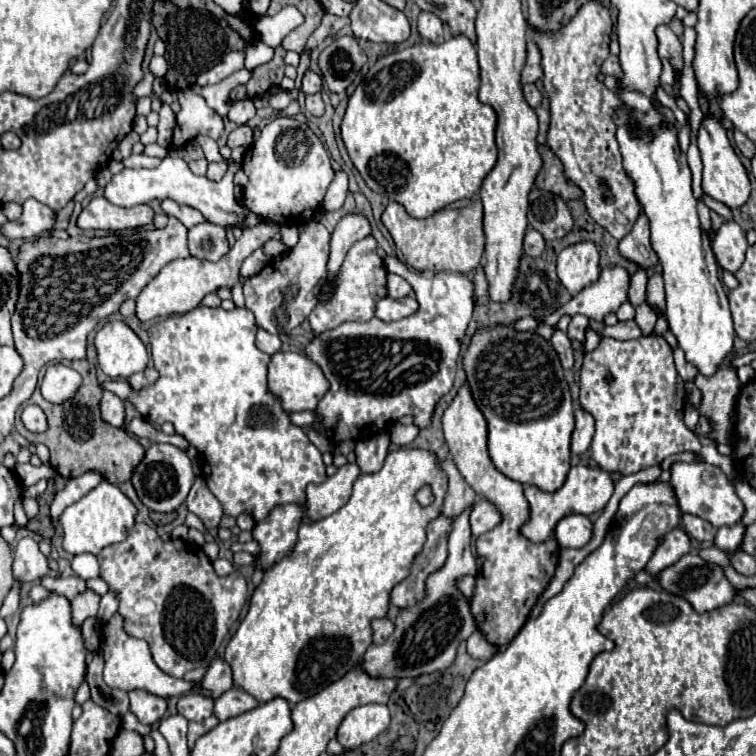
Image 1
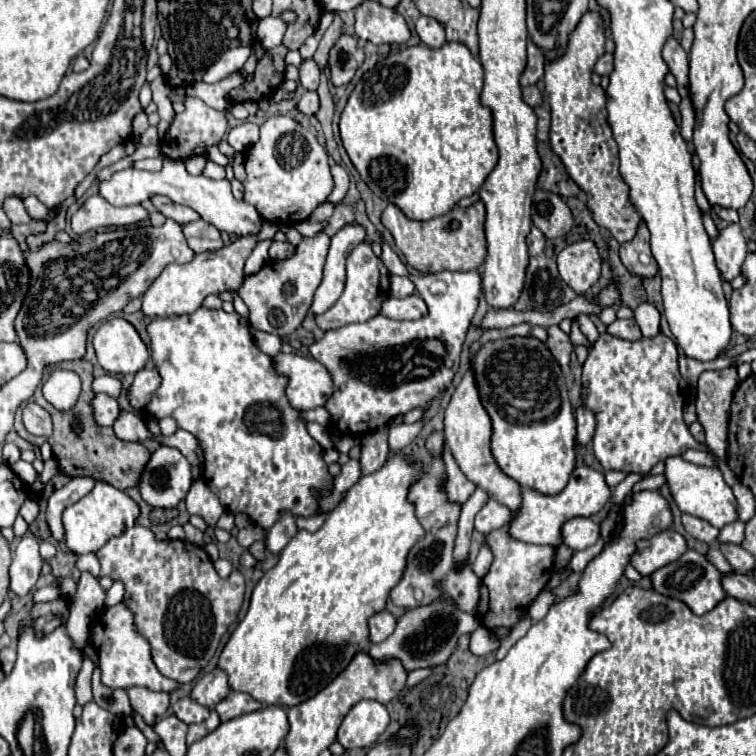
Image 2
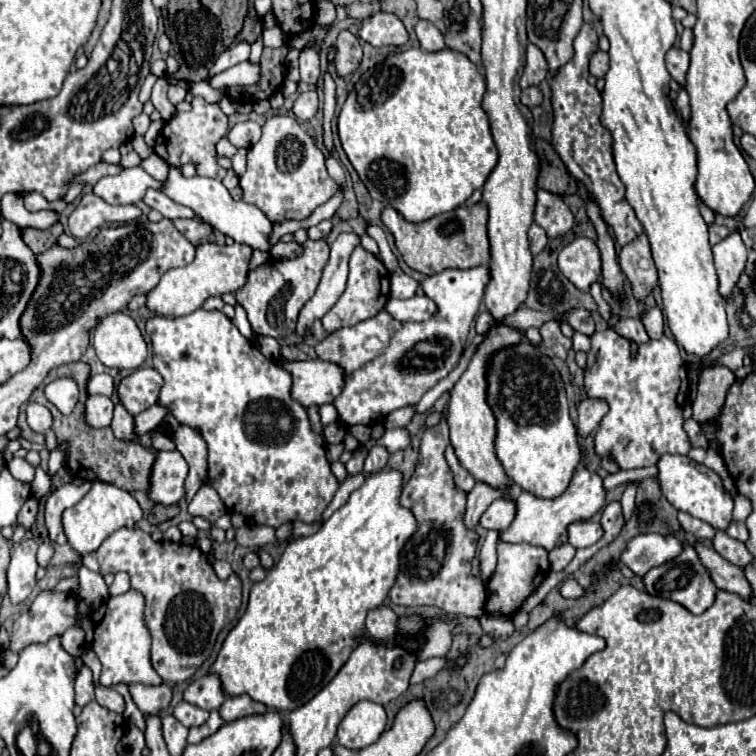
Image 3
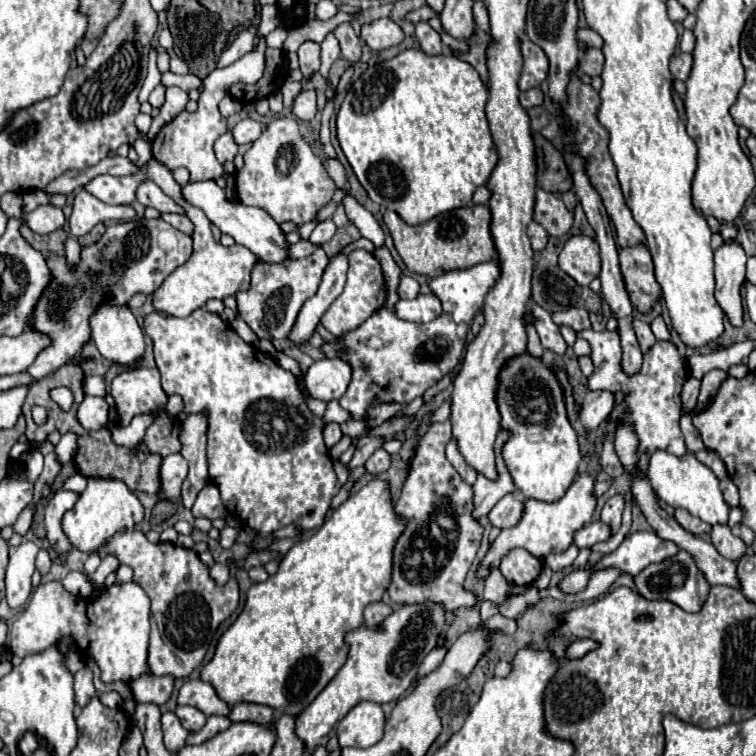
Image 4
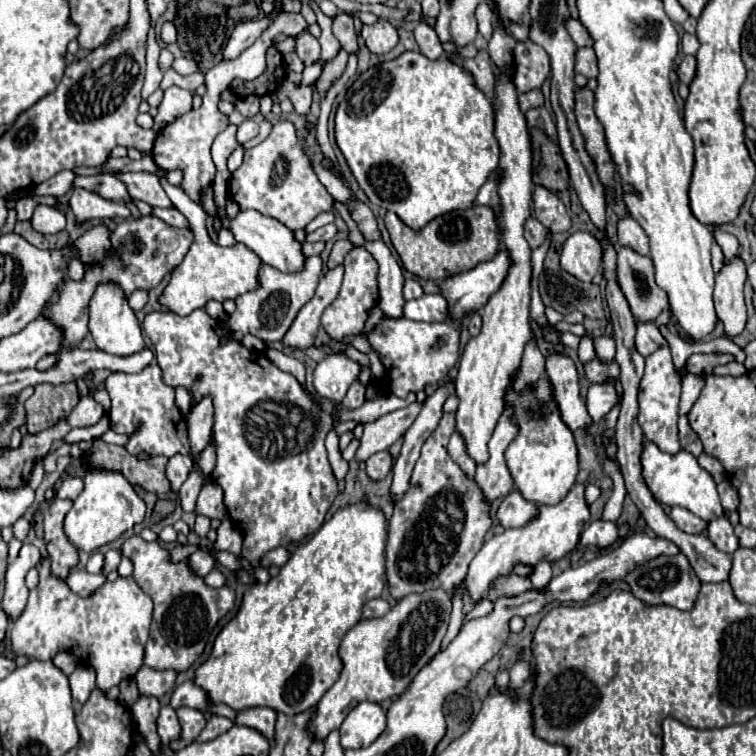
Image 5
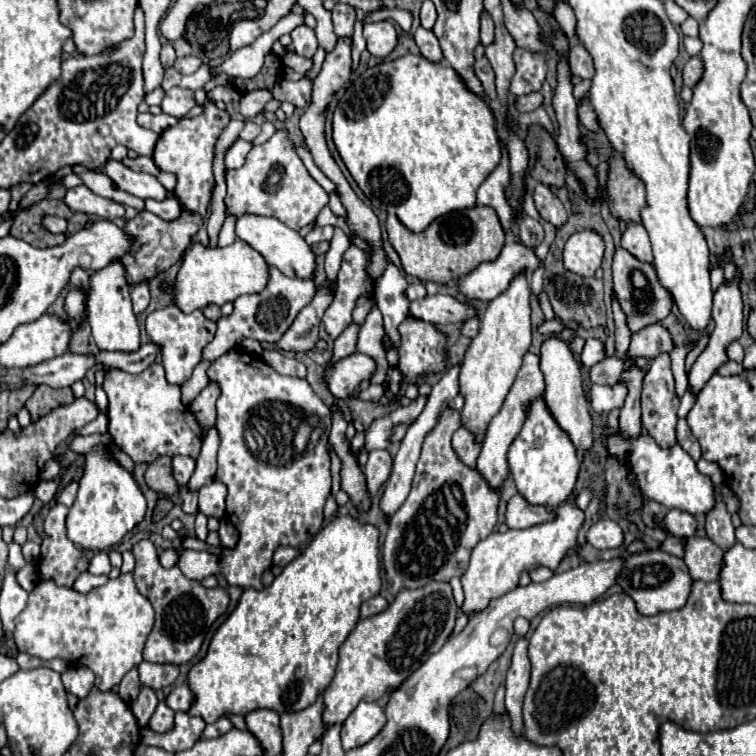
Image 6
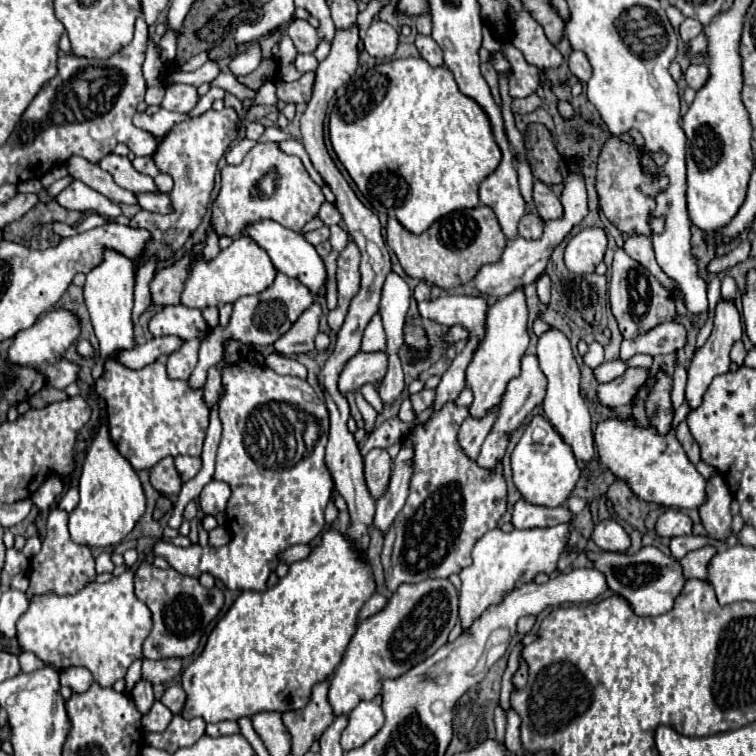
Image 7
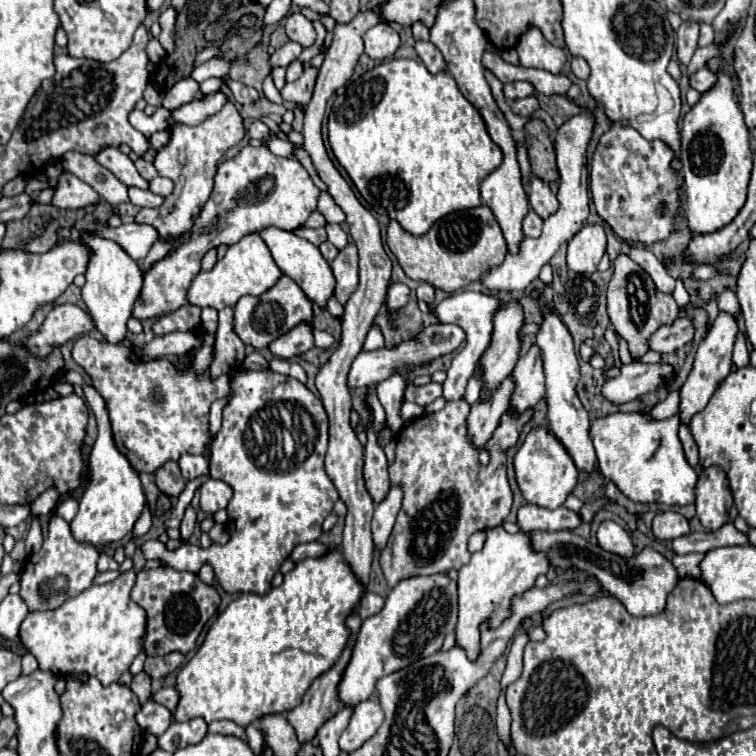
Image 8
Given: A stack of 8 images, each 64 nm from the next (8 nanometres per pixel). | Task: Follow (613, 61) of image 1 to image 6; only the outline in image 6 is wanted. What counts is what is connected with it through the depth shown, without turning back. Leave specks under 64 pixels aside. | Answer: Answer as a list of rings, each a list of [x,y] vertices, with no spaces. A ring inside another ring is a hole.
[[[578,43],[570,46],[569,64],[574,76],[580,76],[580,78],[592,78],[592,76],[594,76],[592,56],[588,54],[586,48]]]

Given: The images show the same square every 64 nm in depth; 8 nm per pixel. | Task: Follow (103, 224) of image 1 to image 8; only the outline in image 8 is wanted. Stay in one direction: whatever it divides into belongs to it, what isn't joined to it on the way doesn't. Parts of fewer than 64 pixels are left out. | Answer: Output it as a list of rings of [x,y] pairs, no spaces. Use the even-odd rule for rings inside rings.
[[[64,172],[58,178],[56,184],[56,194],[52,198],[52,204],[58,208],[68,208],[68,210],[78,210],[94,204],[102,204],[102,196],[92,190],[86,182],[76,178],[70,172]]]

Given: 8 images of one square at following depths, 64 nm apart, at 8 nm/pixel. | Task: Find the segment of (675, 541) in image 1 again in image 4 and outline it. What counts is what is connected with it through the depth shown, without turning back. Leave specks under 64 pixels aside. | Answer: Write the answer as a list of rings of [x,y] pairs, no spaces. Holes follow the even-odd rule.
[[[640,532],[630,534],[624,538],[624,542],[602,558],[596,568],[618,568],[622,572],[628,572],[632,576],[638,576],[646,566],[662,562],[666,558],[672,558],[678,552],[678,546],[670,540],[662,540],[654,532]]]

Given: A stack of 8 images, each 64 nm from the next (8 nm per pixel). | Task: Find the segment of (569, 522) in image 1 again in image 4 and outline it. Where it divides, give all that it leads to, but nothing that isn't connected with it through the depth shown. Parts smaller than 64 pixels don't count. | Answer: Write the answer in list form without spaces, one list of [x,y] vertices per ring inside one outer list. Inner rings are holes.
[[[590,522],[574,532],[574,544],[578,548],[590,548],[596,542],[604,542],[610,538],[610,528],[604,522]]]

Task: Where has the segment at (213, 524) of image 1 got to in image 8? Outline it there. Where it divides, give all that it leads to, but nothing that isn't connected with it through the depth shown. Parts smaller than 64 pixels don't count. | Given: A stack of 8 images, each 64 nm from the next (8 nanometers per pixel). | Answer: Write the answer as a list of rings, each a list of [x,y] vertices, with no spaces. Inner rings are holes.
[[[210,478],[206,484],[200,486],[200,508],[206,514],[214,514],[216,510],[226,508],[230,498],[232,498],[232,488],[222,480]]]

